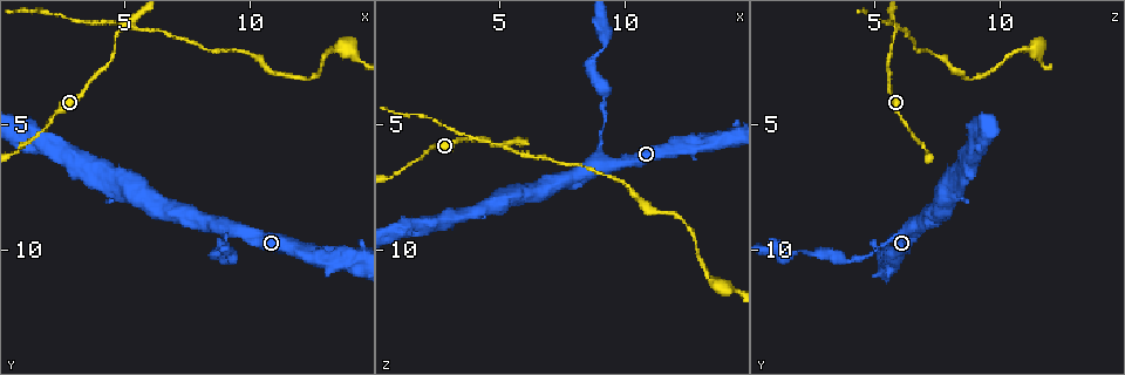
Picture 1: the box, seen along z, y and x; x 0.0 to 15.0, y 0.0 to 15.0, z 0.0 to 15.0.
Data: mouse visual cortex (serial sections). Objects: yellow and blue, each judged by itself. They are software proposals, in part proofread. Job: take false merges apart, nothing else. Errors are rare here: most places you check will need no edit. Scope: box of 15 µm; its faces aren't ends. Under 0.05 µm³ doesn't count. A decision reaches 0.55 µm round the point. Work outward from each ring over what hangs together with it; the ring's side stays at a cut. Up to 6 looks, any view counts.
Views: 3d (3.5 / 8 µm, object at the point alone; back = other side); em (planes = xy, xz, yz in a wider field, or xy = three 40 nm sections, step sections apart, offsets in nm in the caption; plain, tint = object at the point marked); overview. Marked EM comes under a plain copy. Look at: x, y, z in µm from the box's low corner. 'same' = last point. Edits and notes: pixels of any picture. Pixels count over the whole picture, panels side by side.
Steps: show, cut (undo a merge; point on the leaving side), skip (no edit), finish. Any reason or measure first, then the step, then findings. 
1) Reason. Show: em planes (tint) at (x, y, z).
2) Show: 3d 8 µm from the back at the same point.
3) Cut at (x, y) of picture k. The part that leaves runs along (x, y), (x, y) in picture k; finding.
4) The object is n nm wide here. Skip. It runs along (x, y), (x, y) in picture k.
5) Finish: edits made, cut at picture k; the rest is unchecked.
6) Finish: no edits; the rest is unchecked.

Two arms in line, one across. Show: 3d 3.5 µm at (9.5, 9.1, 6.5).

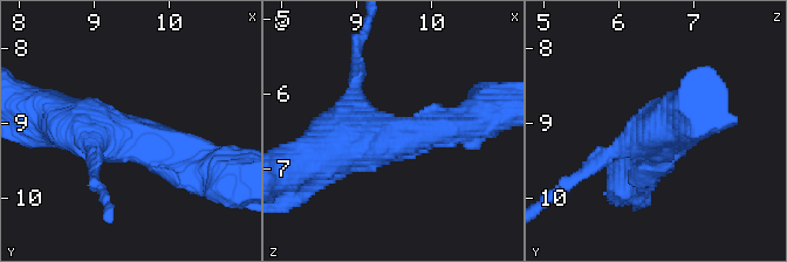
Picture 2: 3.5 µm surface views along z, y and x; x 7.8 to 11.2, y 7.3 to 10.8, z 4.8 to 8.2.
Skip. It runs along (176, 152), (32, 109) in picture 2; one cell here.

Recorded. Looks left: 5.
Show: 3d 3.5 µm at (4.4, 7.0, 8.3).

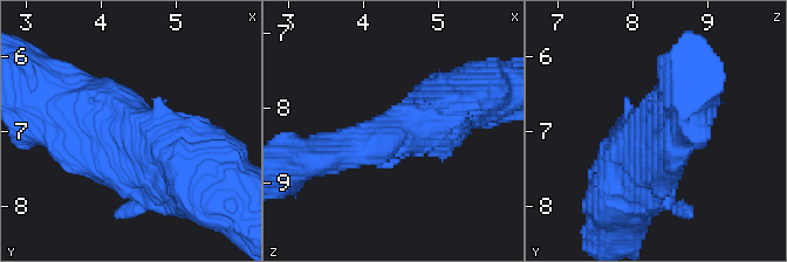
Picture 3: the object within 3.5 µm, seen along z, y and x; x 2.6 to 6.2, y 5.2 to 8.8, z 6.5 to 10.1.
Show: em xy step 2 (tint) at (4.40, 7.00, 8.30).

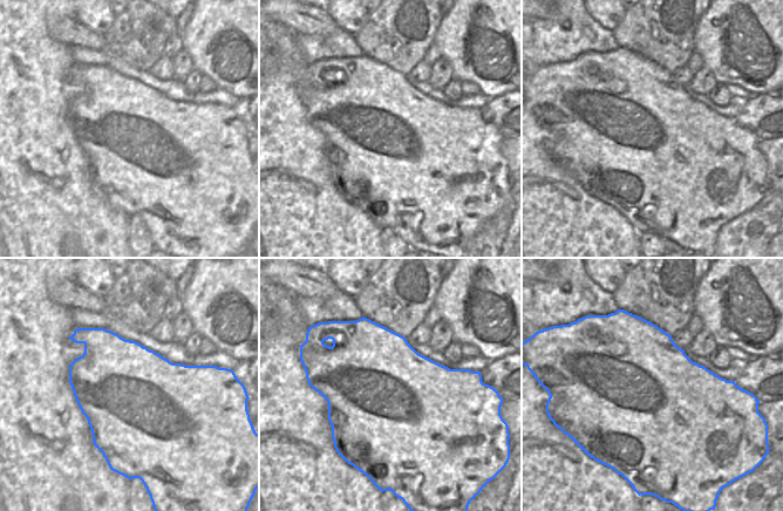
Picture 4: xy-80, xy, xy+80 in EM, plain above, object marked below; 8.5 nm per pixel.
Skip. It runs along (213, 187), (148, 137), (90, 108) in picture 3; all the same cell.

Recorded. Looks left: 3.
Calibre changes. Show: 3d 8 µm at (2.2, 4.8, 6.1).

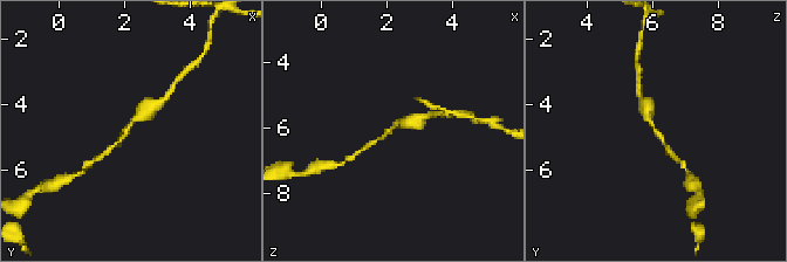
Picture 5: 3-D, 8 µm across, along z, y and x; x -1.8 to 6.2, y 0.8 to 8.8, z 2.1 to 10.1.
The arms are 150, 350 nm wide; shape alone is not enough. Show: em xy step 5 (tint) at (2.1, 4.8, 6.1).

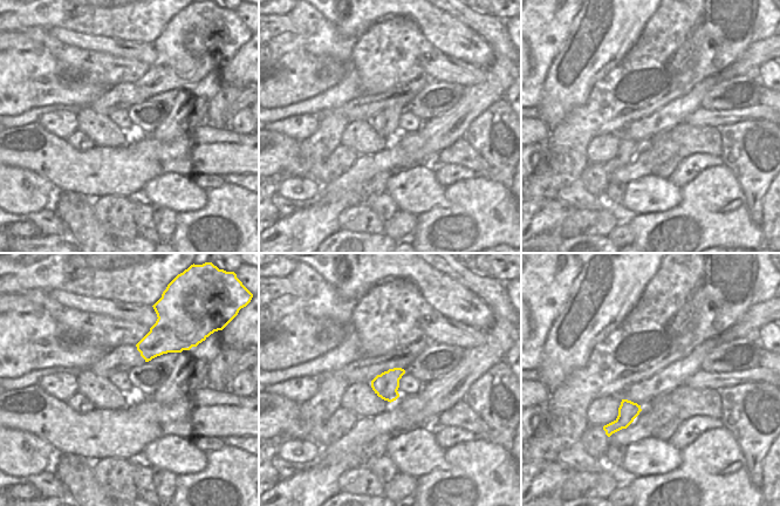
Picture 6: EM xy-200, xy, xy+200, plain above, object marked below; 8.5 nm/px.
Skip. It runs along (151, 108), (107, 152) in picture 5; all the same cell.

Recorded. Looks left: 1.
Finish: no edits; the rest is unchecked.

